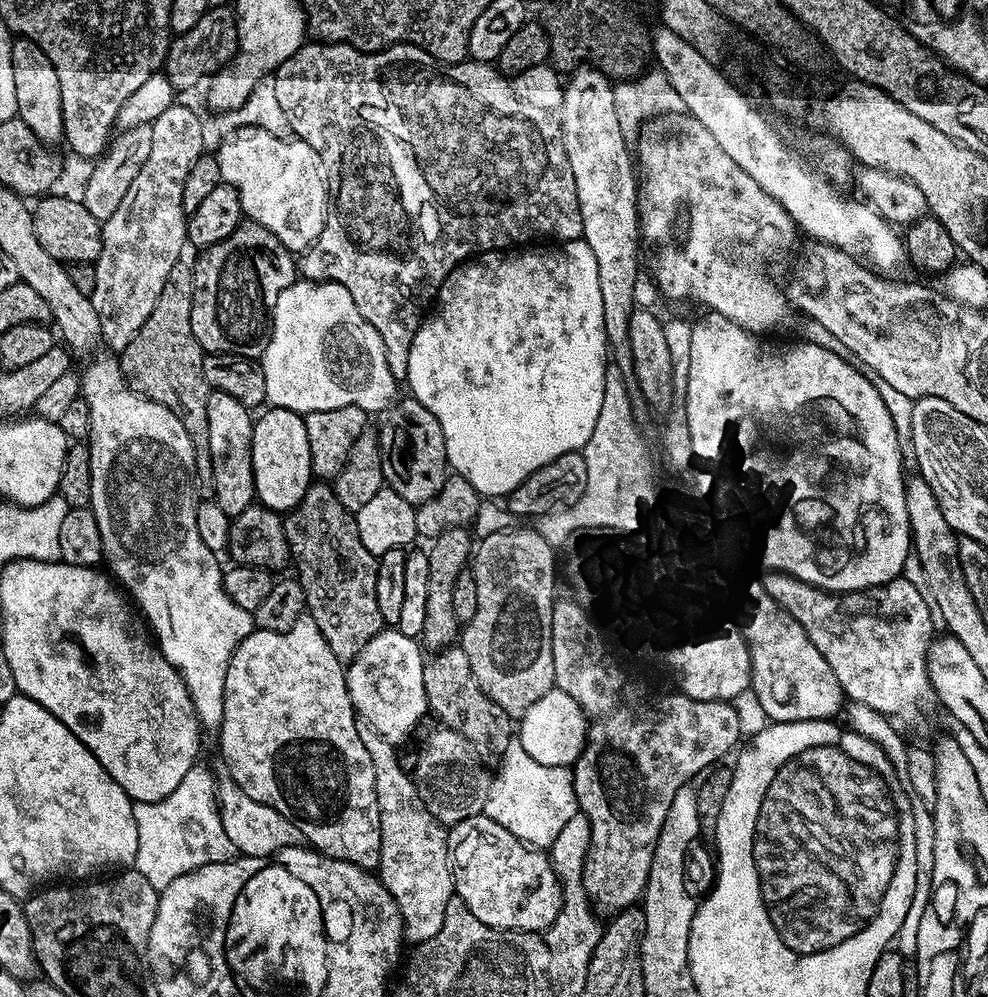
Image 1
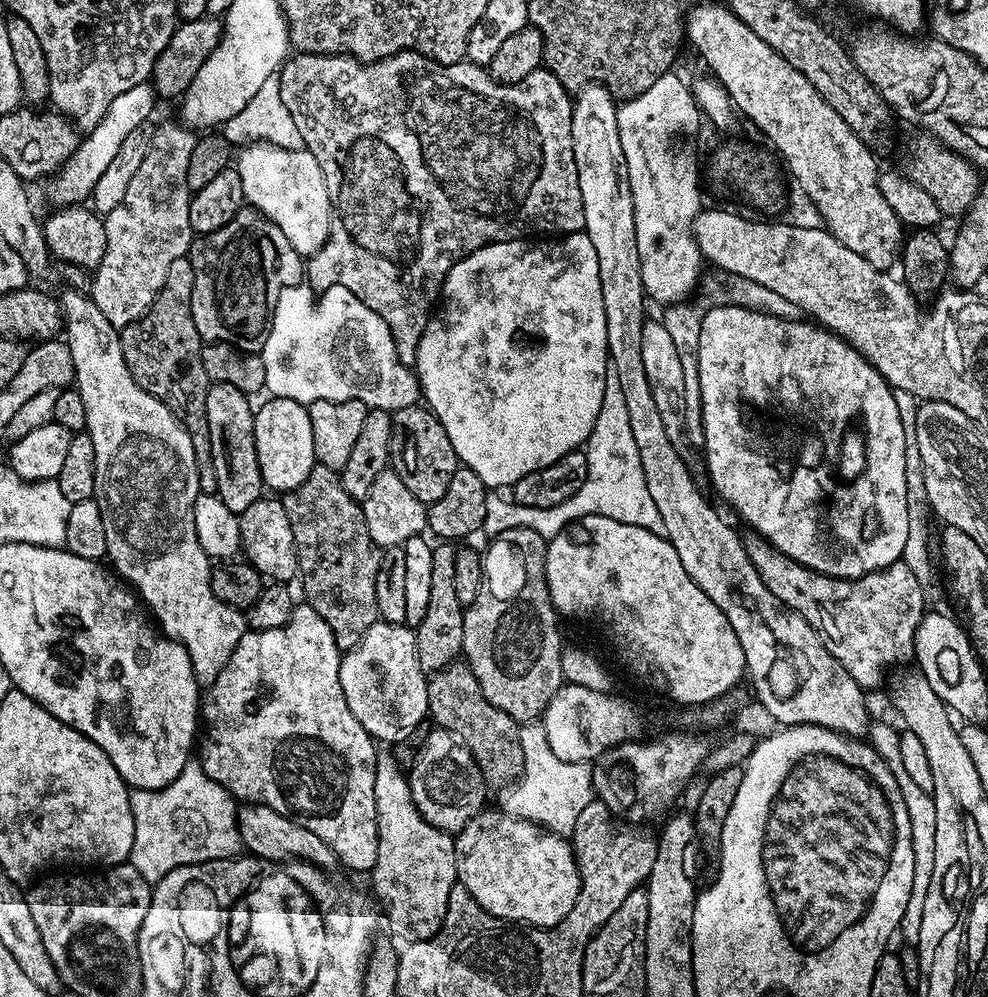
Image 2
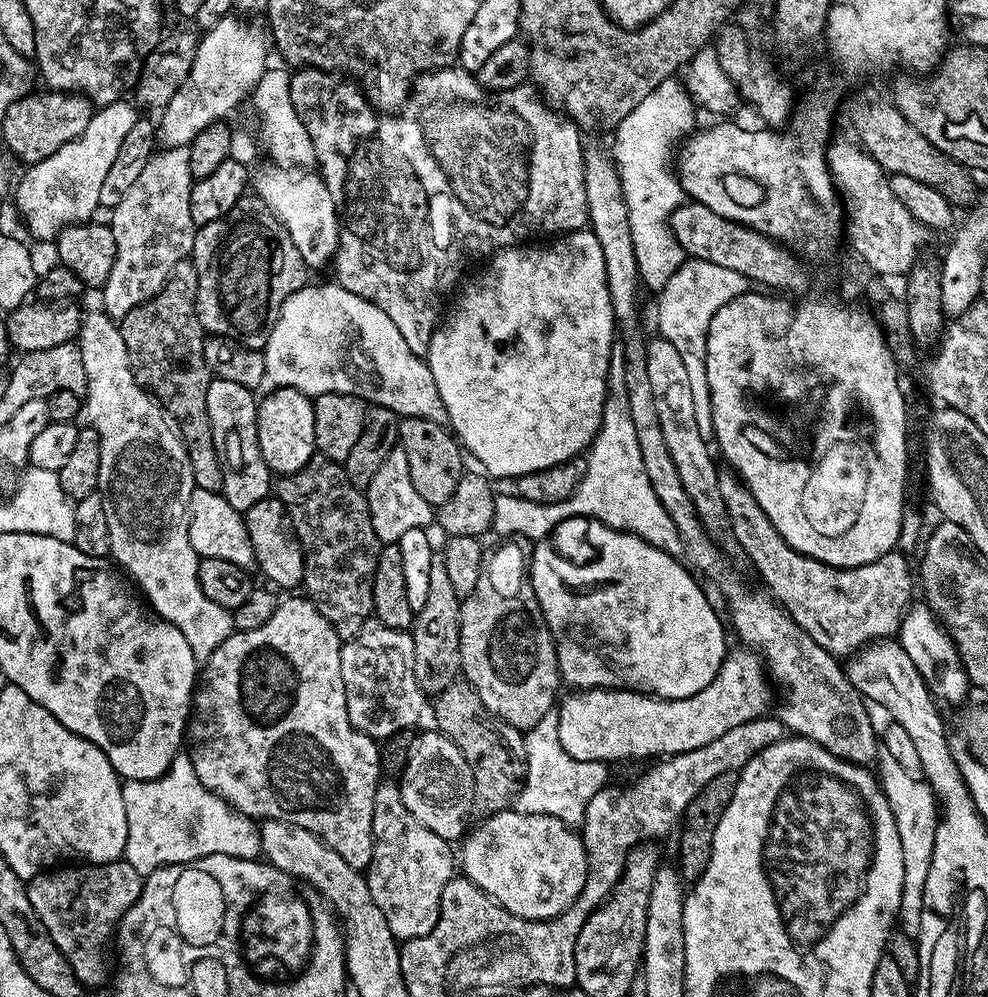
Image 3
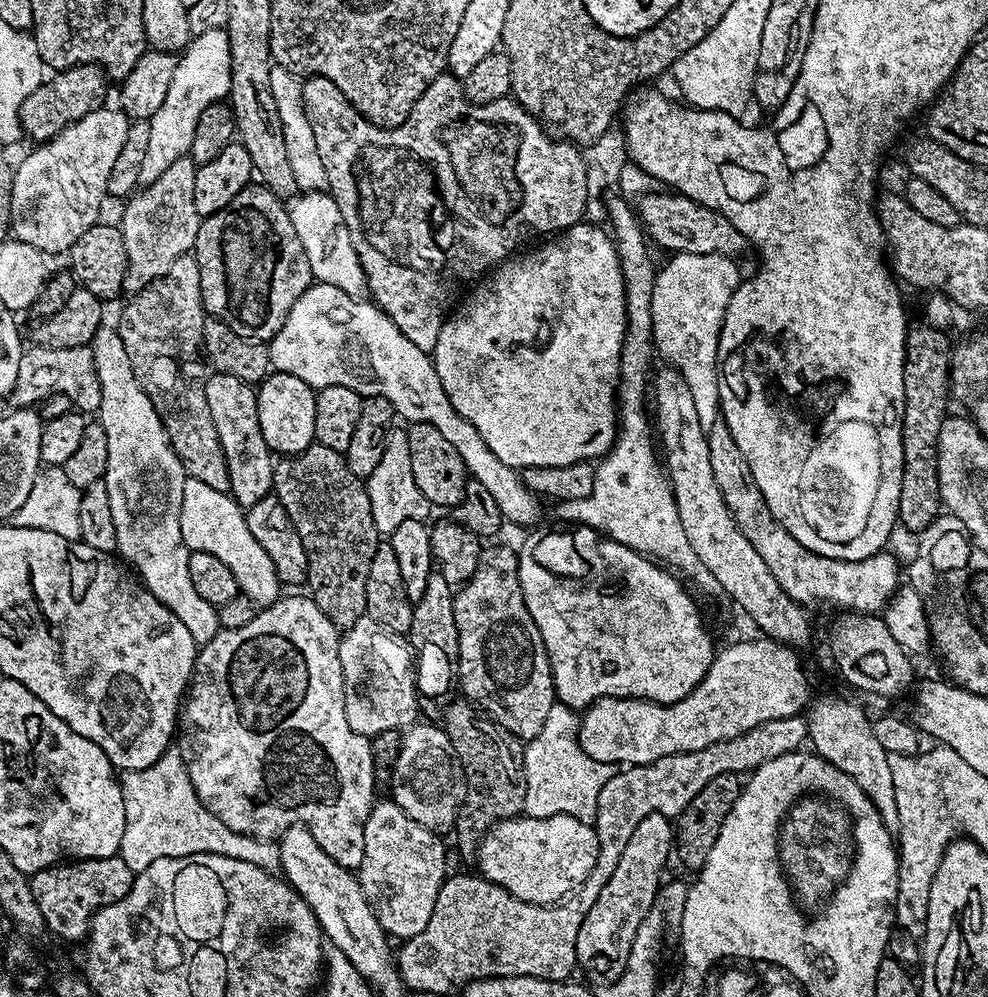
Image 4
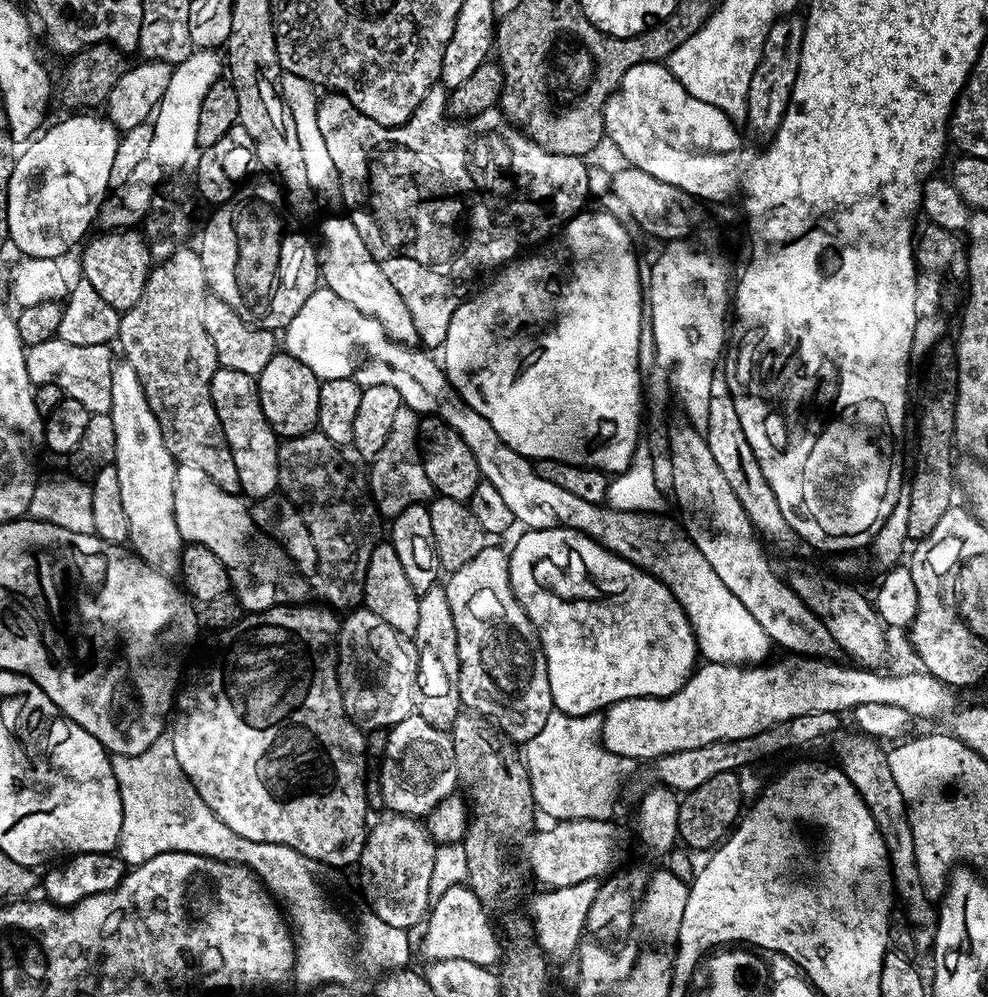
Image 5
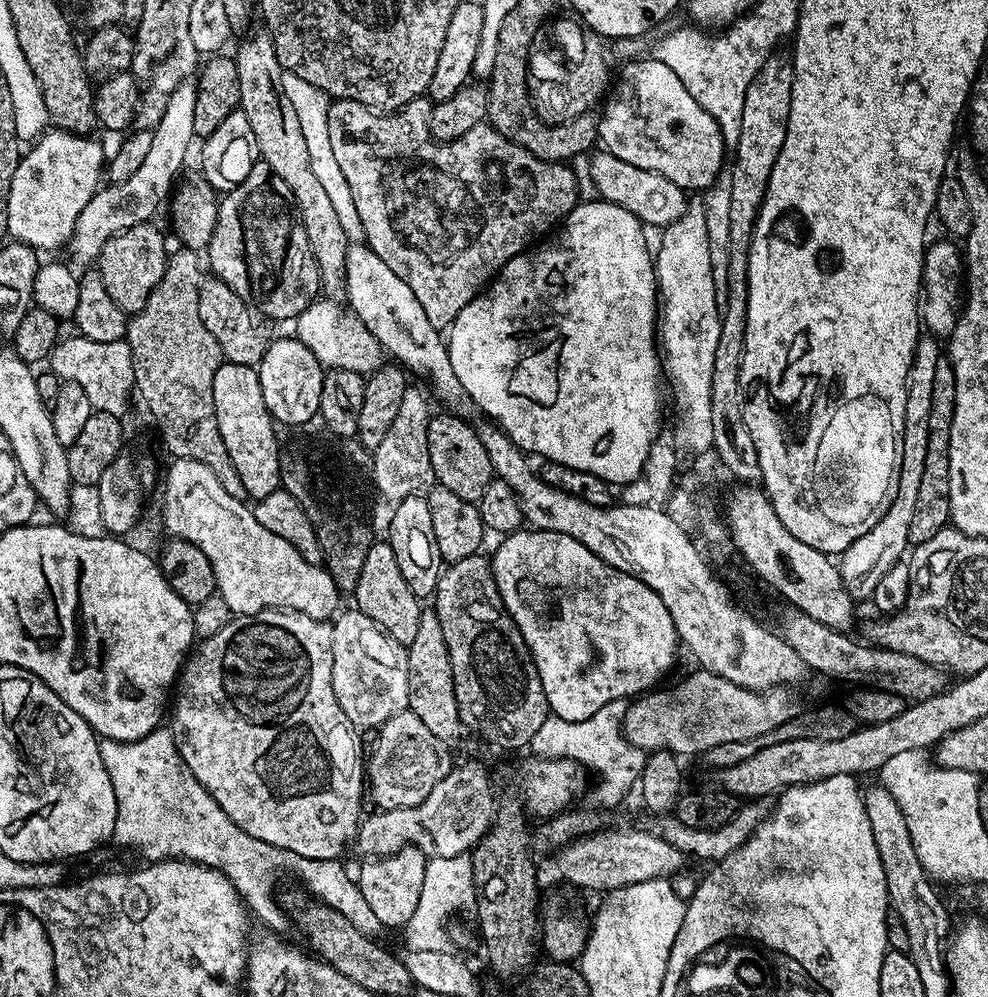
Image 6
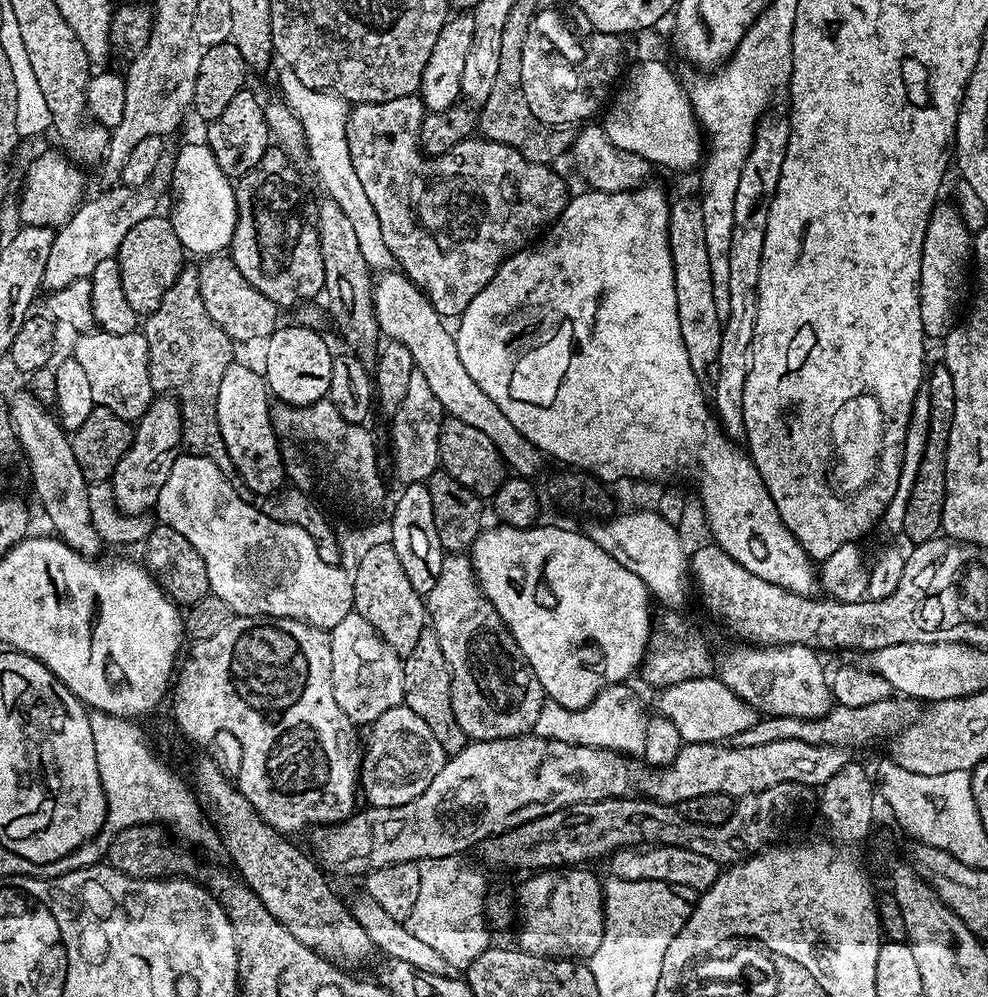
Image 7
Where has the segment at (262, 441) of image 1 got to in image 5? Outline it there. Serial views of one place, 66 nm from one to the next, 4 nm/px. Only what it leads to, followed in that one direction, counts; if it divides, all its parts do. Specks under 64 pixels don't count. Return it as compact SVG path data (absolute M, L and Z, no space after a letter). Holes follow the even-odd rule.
M277 354L266 362L266 370L258 378L262 414L270 422L277 437L301 436L317 427L318 398L320 381L298 358L287 354Z

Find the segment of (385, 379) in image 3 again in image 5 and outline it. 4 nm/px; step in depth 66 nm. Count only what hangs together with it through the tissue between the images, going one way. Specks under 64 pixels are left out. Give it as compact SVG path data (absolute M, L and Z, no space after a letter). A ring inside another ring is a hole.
M326 286L317 287L316 292L310 294L310 298L306 298L302 310L298 310L298 314L294 314L287 328L283 329L282 348L287 355L301 360L322 382L346 378L359 384L361 389L379 384L394 386L394 390L398 390L403 407L413 408L417 414L423 414L428 418L437 416L445 424L451 426L464 439L472 456L478 462L481 477L487 484L494 486L494 490L502 494L506 506L510 506L510 514L517 525L524 524L520 526L528 530L546 530L547 528L578 530L589 536L591 540L598 541L602 547L610 550L614 555L658 577L682 606L692 627L692 637L696 639L696 651L707 663L759 666L771 657L768 655L774 651L774 645L766 634L766 630L762 630L762 626L758 626L757 620L754 619L754 614L750 614L750 610L746 610L746 606L742 606L742 602L738 602L738 598L734 598L734 594L726 590L726 585L723 584L722 578L718 578L718 574L714 574L710 562L702 558L700 551L692 545L692 541L677 525L676 529L672 524L651 524L648 521L651 519L647 515L636 512L613 512L607 506L585 502L575 494L569 494L568 491L562 490L562 486L554 486L554 482L546 482L546 478L542 478L536 472L533 461L527 456L510 450L510 446L506 446L502 438L498 438L494 426L490 426L490 422L486 422L486 418L482 418L482 414L475 412L461 396L457 396L456 389L452 387L444 374L443 367L437 361L435 364L428 357L431 355L427 351L392 340L374 317L362 314L362 310L338 298L338 294L334 294Z

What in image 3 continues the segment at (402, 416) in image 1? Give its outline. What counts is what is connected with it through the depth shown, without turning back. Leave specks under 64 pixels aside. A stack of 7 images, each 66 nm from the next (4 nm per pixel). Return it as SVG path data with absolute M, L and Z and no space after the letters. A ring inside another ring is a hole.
M410 416L399 425L398 444L406 454L406 466L410 466L410 482L414 482L414 490L418 490L428 504L439 506L446 503L466 471L465 453L457 437L439 420Z

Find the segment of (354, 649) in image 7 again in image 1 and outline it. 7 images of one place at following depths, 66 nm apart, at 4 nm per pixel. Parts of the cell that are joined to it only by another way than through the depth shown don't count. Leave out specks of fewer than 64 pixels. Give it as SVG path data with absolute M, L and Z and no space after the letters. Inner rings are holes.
M388 626L378 634L374 634L374 638L370 638L370 642L366 642L366 646L362 646L360 653L347 665L344 674L350 702L356 710L357 717L367 727L373 728L378 734L382 734L382 738L386 738L397 746L403 745L403 740L407 736L409 739L415 733L418 722L428 712L428 699L424 685L426 656L423 654L425 655L422 651L421 641L417 637L407 636L395 627Z

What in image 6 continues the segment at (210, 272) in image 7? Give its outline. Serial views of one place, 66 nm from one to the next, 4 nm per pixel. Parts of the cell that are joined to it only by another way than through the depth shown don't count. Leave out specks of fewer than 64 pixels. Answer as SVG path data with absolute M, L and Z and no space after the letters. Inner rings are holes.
M214 275L201 279L198 314L206 330L210 330L210 334L214 334L214 338L220 343L220 348L224 351L224 360L229 364L259 365L268 345L274 339L274 333L268 329L269 321L257 315L250 307L249 301L234 290L230 290L226 282L222 282Z

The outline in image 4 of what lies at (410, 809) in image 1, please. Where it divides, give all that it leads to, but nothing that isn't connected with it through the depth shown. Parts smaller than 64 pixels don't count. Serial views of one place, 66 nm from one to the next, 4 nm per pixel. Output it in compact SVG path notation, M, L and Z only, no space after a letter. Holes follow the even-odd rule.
M391 798L377 799L364 827L364 857L358 879L382 930L403 942L426 930L438 890L444 885L444 844L439 835L410 818Z

